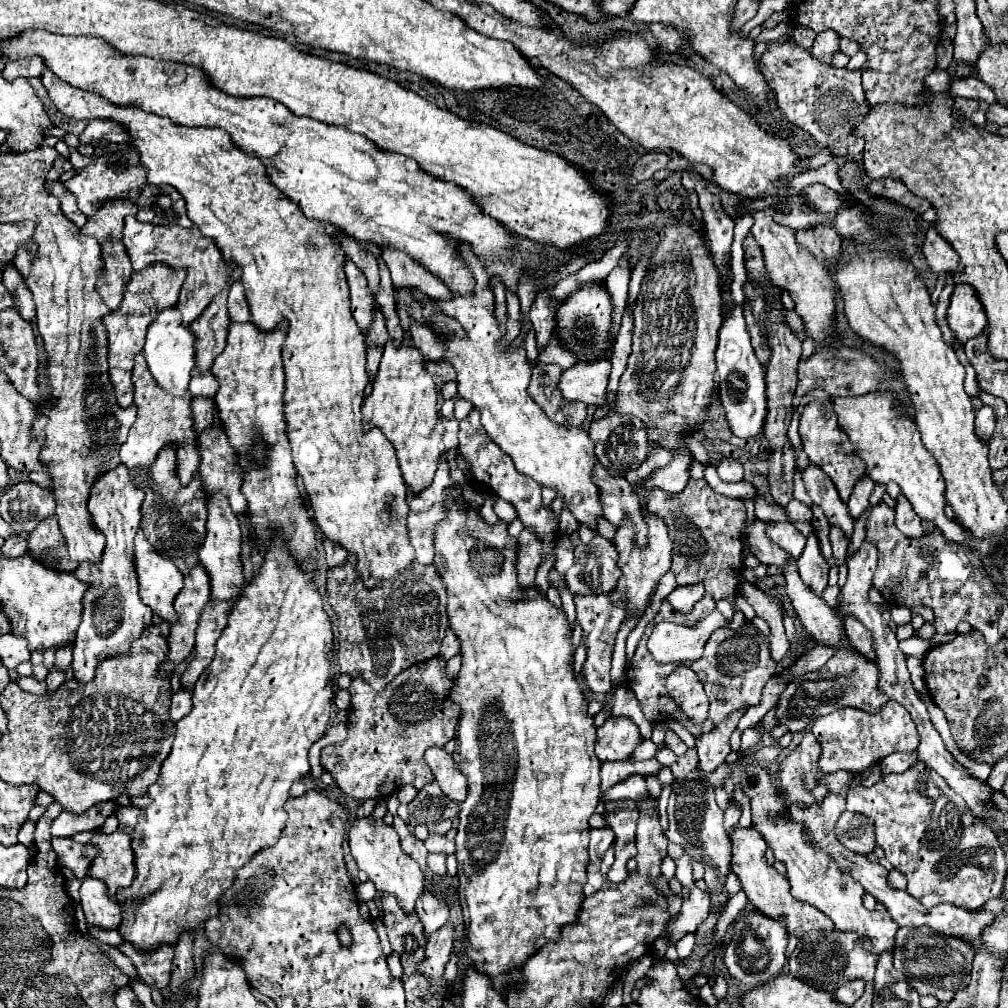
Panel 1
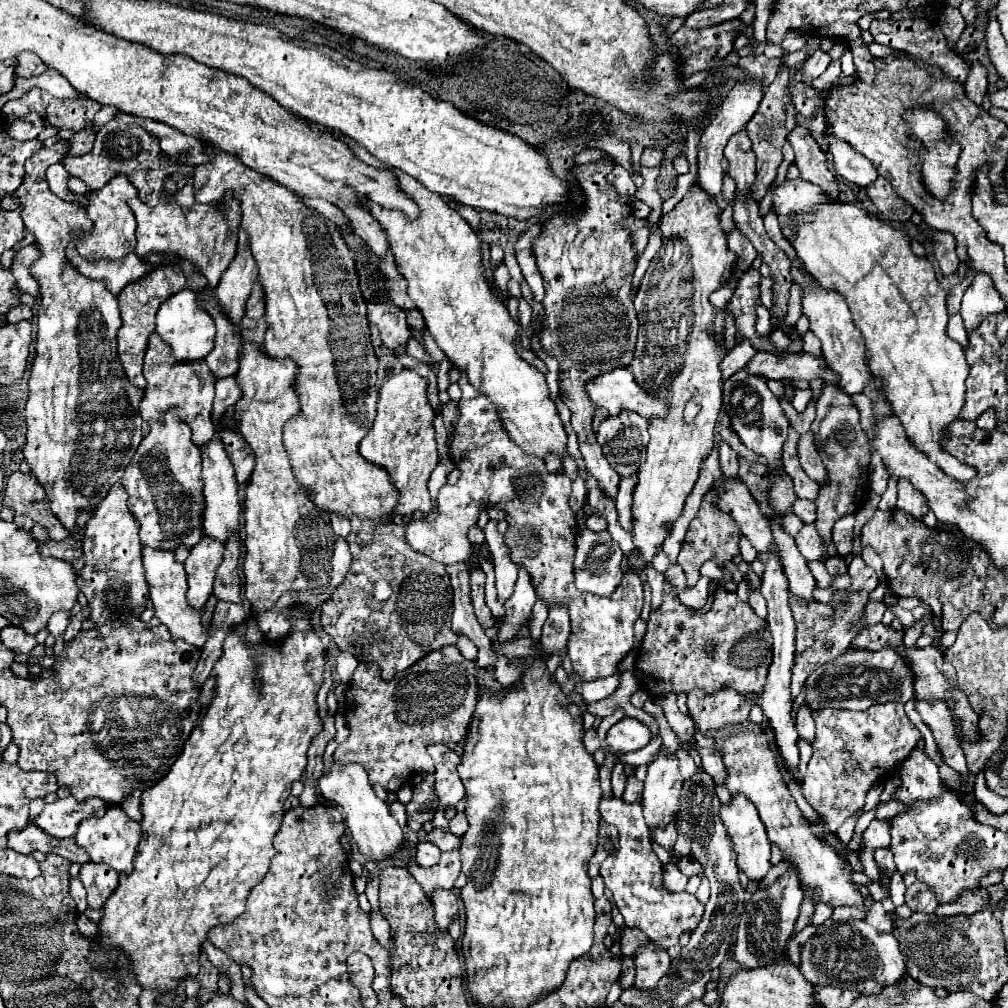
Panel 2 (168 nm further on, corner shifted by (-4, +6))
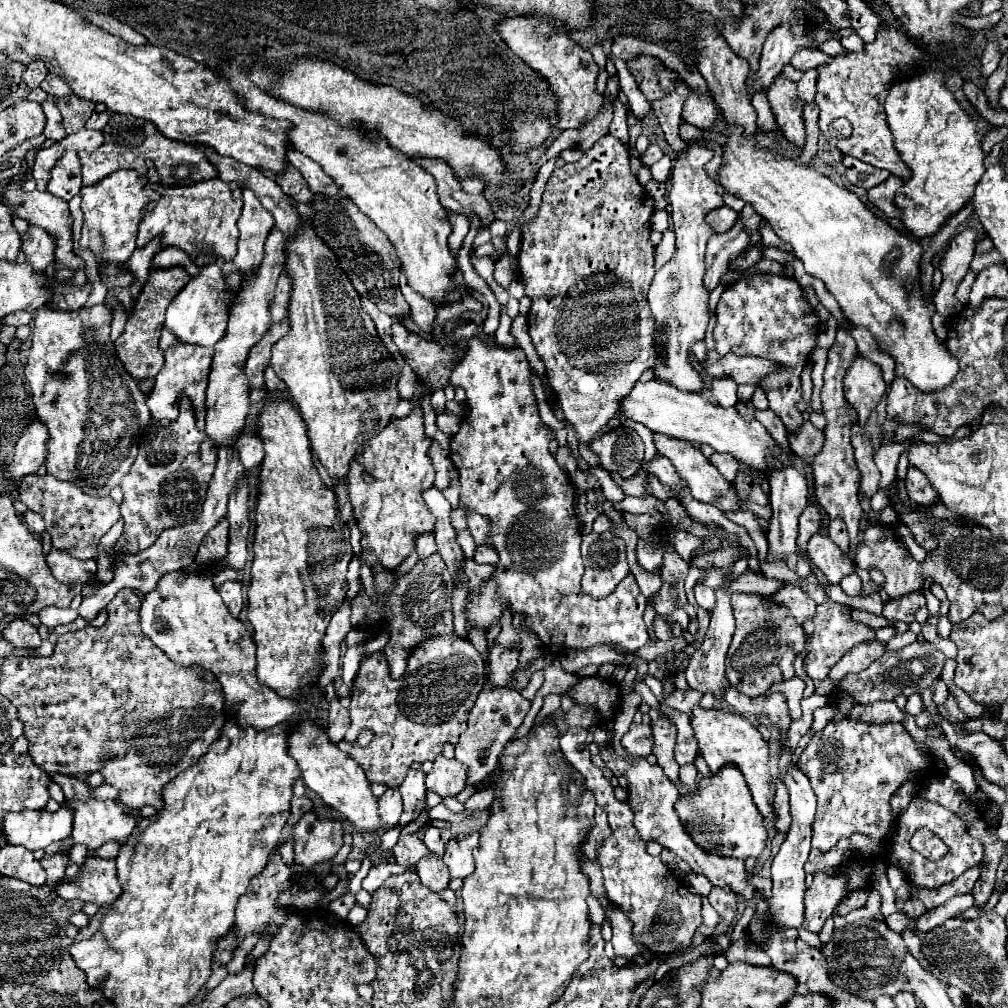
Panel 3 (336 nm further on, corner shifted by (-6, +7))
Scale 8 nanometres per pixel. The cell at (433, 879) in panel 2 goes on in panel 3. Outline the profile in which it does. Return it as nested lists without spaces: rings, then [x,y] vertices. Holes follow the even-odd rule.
[[[478,832],[466,838],[452,838],[446,844],[444,864],[450,868],[452,878],[466,878],[474,872],[474,856],[472,850],[478,846]]]

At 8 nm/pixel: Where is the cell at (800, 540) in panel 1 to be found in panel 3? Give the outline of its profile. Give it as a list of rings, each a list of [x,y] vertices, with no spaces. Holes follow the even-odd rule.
[[[824,534],[810,538],[808,556],[832,584],[840,584],[844,576],[856,572],[856,564],[846,554],[842,554],[840,548]]]

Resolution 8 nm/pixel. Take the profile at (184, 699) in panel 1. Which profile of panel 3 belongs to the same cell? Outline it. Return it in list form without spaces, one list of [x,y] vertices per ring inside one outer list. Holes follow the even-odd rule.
[[[226,580],[222,582],[218,588],[218,594],[222,596],[224,604],[228,606],[230,612],[240,612],[242,610],[242,604],[244,604],[244,598],[242,598],[242,584],[236,582],[236,580]]]

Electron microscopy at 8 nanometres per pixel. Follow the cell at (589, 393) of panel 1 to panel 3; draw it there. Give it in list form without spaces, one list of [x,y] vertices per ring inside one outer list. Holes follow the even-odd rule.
[[[660,380],[636,382],[632,392],[622,400],[622,408],[626,418],[644,424],[652,432],[660,432],[678,440],[708,444],[716,452],[732,454],[738,462],[746,464],[754,472],[772,470],[772,464],[766,460],[768,454],[778,458],[782,466],[790,466],[790,458],[796,456],[792,452],[784,452],[780,444],[770,436],[770,432],[752,416],[740,416],[736,408],[720,408],[706,400],[704,396],[678,390],[668,382]]]

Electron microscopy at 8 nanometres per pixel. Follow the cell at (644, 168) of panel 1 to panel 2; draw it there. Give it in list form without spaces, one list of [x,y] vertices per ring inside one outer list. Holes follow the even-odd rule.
[[[646,147],[644,153],[642,153],[640,163],[642,163],[644,167],[656,167],[656,165],[662,163],[662,159],[664,159],[664,153],[662,153],[662,151],[652,149],[652,147]]]

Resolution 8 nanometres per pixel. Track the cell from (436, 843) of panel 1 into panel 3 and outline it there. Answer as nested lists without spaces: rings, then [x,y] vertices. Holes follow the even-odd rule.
[[[428,826],[424,836],[422,836],[422,842],[426,844],[426,848],[438,856],[444,854],[444,846],[446,842],[450,840],[450,830],[448,828],[434,828],[434,826]]]

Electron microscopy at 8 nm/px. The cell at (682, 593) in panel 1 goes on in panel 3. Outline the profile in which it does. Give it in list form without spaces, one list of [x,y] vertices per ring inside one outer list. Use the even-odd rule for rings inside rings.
[[[696,584],[694,586],[694,594],[696,594],[696,602],[698,602],[698,606],[702,606],[702,608],[706,608],[706,610],[712,610],[714,608],[714,590],[712,588],[706,588],[706,586],[702,586],[702,584]]]

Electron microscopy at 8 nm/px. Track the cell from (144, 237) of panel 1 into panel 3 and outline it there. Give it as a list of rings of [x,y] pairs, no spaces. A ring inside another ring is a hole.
[[[210,178],[194,182],[190,186],[160,186],[156,188],[160,198],[144,210],[144,220],[138,232],[138,248],[146,246],[152,238],[162,234],[164,246],[176,246],[180,250],[202,250],[216,252],[226,262],[236,256],[238,242],[238,218],[242,212],[242,190],[236,182],[222,182],[220,178]]]

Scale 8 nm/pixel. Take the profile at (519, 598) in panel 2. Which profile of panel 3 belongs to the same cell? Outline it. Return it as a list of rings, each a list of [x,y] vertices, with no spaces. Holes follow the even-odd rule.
[[[498,642],[490,650],[488,656],[488,680],[492,688],[504,688],[508,686],[508,680],[512,678],[512,672],[518,666],[518,650],[506,650]]]

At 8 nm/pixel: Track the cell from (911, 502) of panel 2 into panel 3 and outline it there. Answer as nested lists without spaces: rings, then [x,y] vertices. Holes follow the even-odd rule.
[[[908,466],[906,488],[908,488],[908,496],[912,500],[916,500],[918,504],[928,506],[928,504],[932,504],[932,500],[936,500],[936,492],[934,492],[932,484],[928,482],[928,476],[914,466]]]

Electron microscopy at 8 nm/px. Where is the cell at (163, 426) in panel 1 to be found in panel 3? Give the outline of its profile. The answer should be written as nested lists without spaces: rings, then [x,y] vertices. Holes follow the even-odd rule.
[[[162,330],[160,338],[160,350],[164,352],[164,366],[156,376],[156,386],[154,392],[148,398],[148,408],[150,408],[151,418],[154,420],[168,419],[175,420],[179,415],[177,402],[182,396],[188,396],[194,404],[196,412],[196,426],[204,430],[204,416],[206,416],[206,404],[204,404],[204,392],[208,386],[208,374],[210,374],[210,364],[212,364],[212,348],[202,348],[194,344],[186,344],[182,340],[176,340],[176,336],[170,330]]]

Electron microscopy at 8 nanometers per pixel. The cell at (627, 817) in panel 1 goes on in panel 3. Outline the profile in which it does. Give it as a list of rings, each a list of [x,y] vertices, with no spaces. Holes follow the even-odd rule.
[[[568,728],[568,732],[560,738],[560,748],[564,752],[564,758],[582,774],[586,788],[596,798],[596,804],[608,812],[612,834],[598,846],[598,860],[604,874],[606,896],[634,924],[632,938],[636,944],[648,948],[654,954],[686,950],[692,944],[698,926],[702,924],[702,898],[698,894],[692,894],[680,880],[676,880],[674,872],[666,864],[662,864],[660,858],[654,858],[646,852],[646,842],[640,838],[632,824],[634,816],[628,808],[628,802],[616,800],[604,772],[590,762],[586,736],[588,732],[584,728]]]

